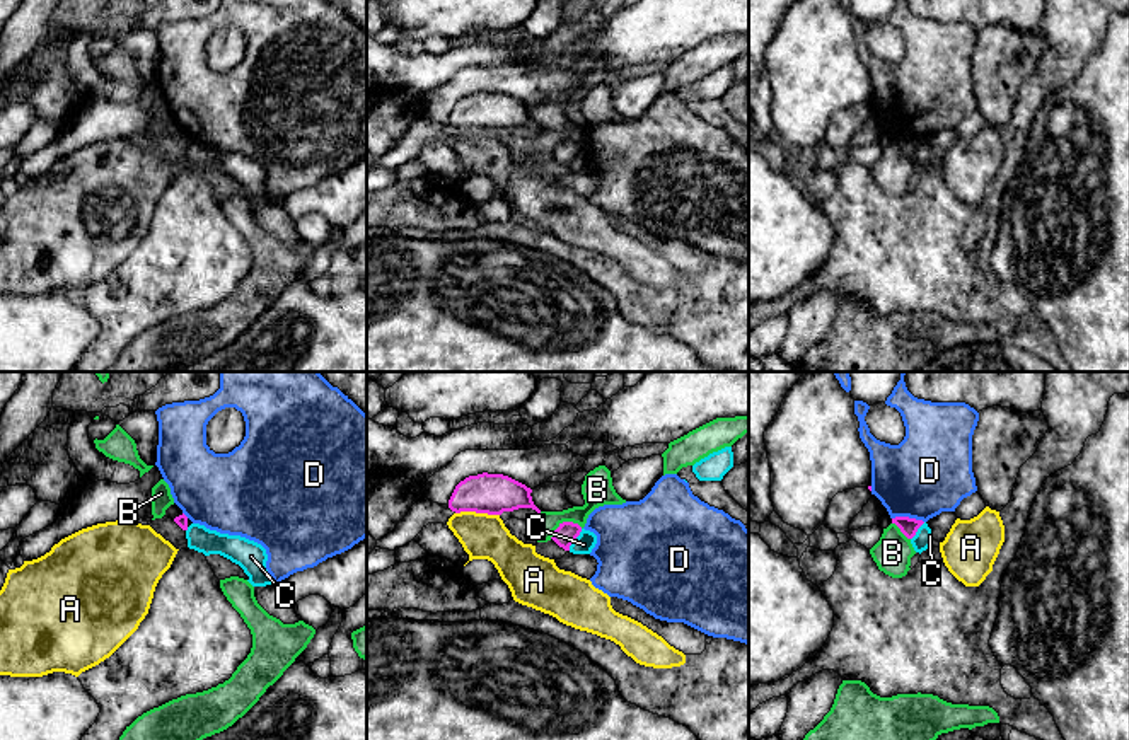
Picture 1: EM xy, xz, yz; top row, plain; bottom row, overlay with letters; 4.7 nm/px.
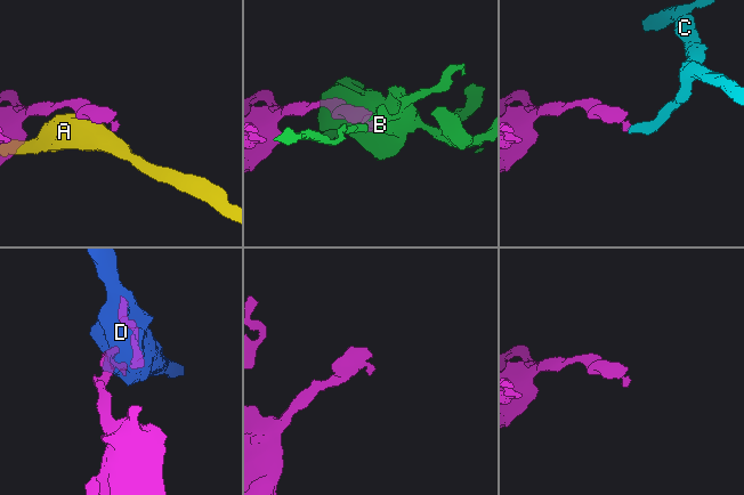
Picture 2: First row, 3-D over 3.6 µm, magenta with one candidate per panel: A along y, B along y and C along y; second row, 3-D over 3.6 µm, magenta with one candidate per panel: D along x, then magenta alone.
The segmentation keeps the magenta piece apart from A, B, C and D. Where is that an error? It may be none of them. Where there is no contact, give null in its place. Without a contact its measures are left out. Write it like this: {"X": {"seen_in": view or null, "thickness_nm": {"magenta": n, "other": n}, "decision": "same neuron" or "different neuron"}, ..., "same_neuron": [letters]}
{"A": {"seen_in": "xz", "thickness_nm": {"magenta": 190, "other": 220}, "decision": "different neuron"}, "B": {"seen_in": "xz", "thickness_nm": {"magenta": 100, "other": 150}, "decision": "different neuron"}, "C": {"seen_in": "xz", "thickness_nm": {"magenta": 100, "other": 90}, "decision": "different neuron"}, "D": {"seen_in": "yz", "thickness_nm": {"magenta": 80, "other": 400}, "decision": "different neuron"}, "same_neuron": []}

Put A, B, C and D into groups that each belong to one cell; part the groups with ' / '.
A / B / C / D

